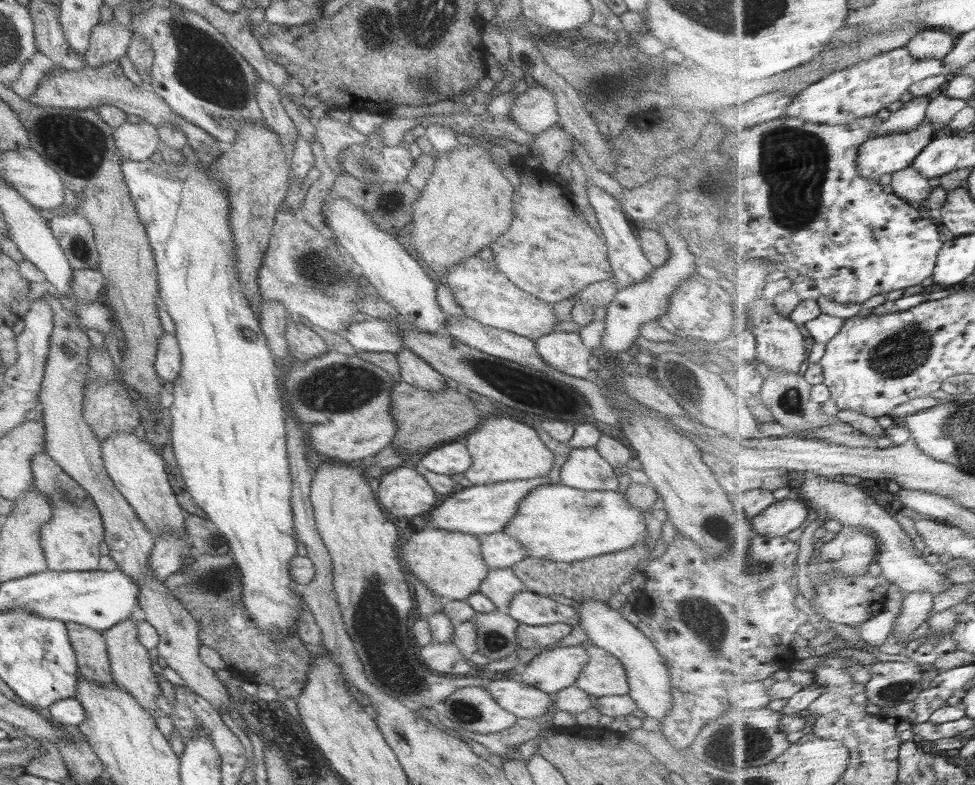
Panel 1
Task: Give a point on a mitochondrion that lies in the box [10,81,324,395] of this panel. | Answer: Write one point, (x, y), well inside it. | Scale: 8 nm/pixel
(76, 144)

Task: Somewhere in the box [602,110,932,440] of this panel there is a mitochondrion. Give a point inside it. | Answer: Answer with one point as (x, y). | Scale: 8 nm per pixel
(801, 155)

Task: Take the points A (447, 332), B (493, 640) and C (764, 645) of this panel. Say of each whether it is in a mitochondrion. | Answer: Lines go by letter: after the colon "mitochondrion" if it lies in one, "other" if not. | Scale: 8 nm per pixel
A: other
B: mitochondrion
C: other

